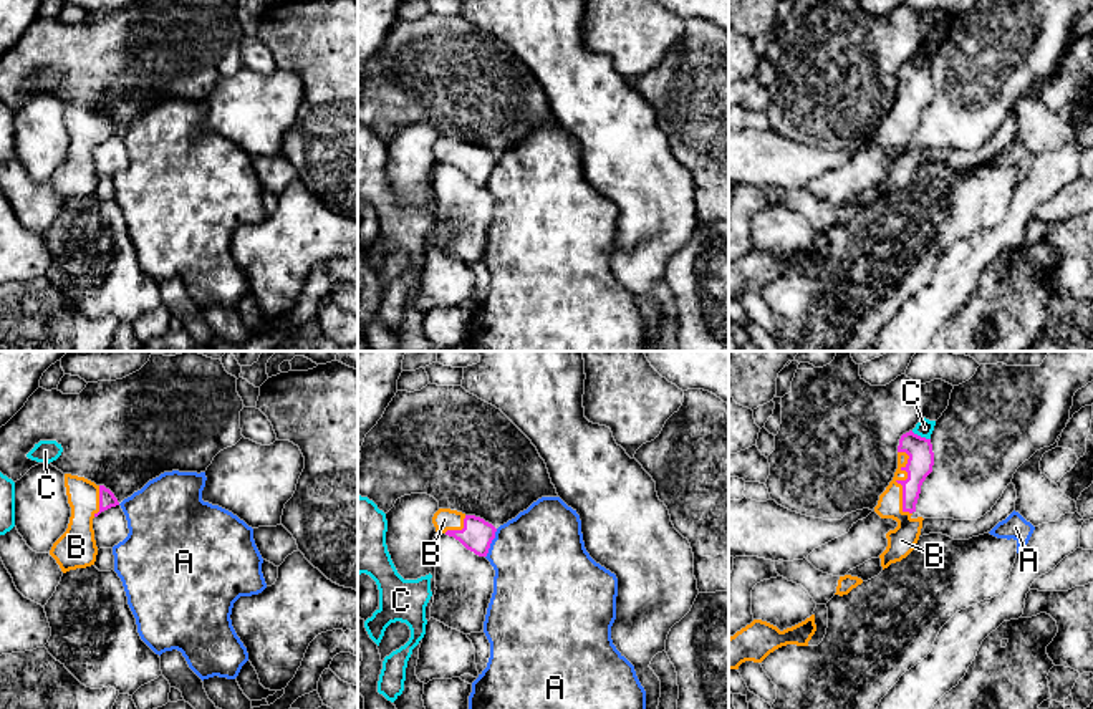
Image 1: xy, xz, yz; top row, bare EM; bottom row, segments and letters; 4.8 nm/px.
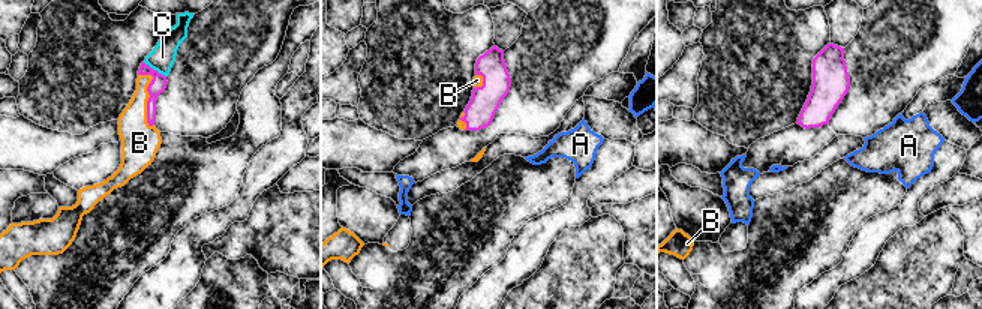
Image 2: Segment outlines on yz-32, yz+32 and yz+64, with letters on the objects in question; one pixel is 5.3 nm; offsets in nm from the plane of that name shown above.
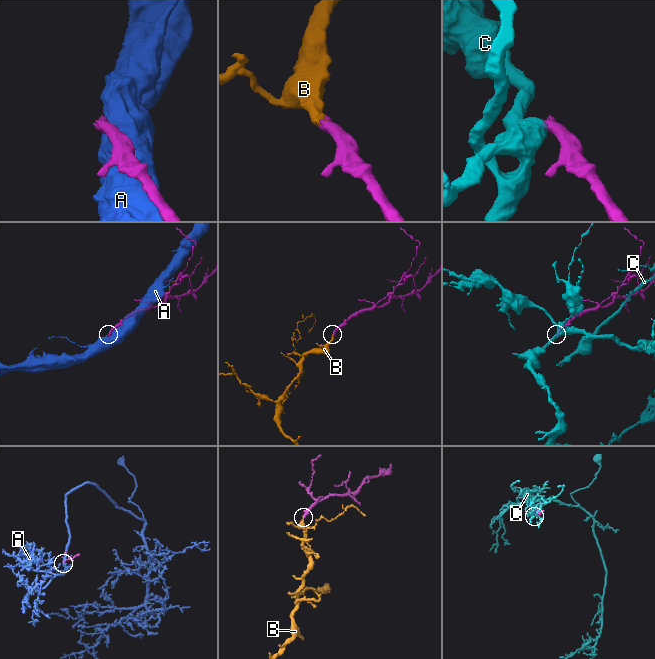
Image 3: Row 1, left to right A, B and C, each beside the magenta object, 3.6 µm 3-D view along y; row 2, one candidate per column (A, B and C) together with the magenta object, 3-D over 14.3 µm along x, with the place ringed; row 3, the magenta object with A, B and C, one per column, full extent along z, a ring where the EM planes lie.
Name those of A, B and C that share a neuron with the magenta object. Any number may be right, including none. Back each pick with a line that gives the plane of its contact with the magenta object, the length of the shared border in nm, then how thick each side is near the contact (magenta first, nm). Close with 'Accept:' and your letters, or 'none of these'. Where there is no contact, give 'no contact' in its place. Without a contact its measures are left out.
B: meets magenta in yz; contact 320 nm long; 130 nm thick on the magenta side, 130 nm on the other
Accept: B

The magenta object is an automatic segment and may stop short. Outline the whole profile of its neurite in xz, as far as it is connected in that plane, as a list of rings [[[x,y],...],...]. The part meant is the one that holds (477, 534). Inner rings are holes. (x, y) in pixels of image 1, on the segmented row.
[[[439,509],[432,517],[432,523],[437,533],[454,537],[479,557],[487,557],[497,532],[497,528],[484,518],[450,509]]]

